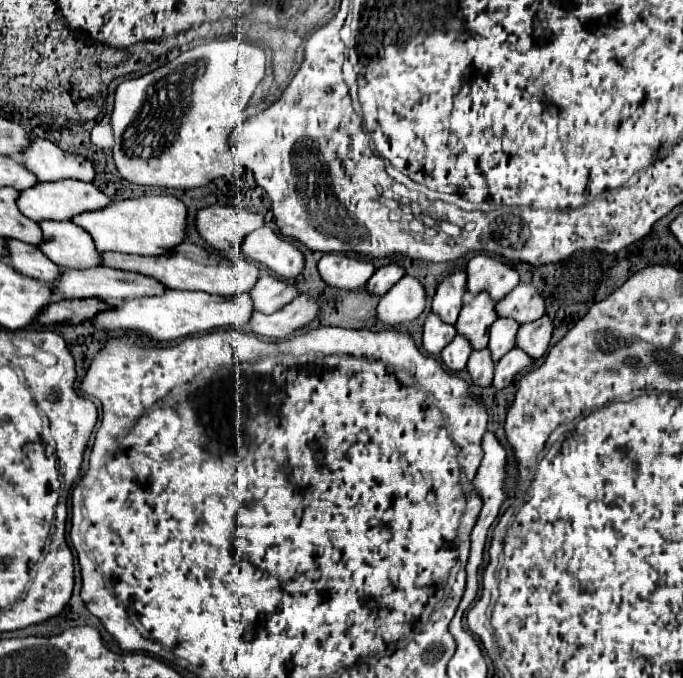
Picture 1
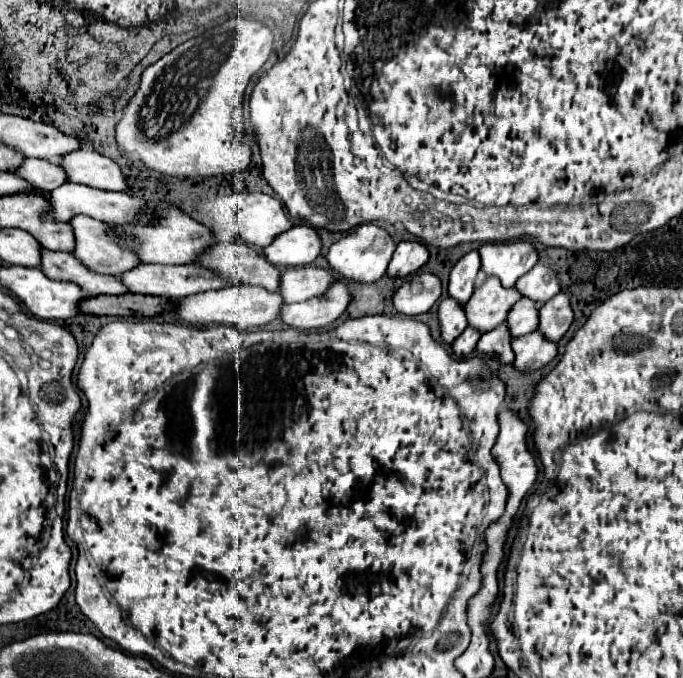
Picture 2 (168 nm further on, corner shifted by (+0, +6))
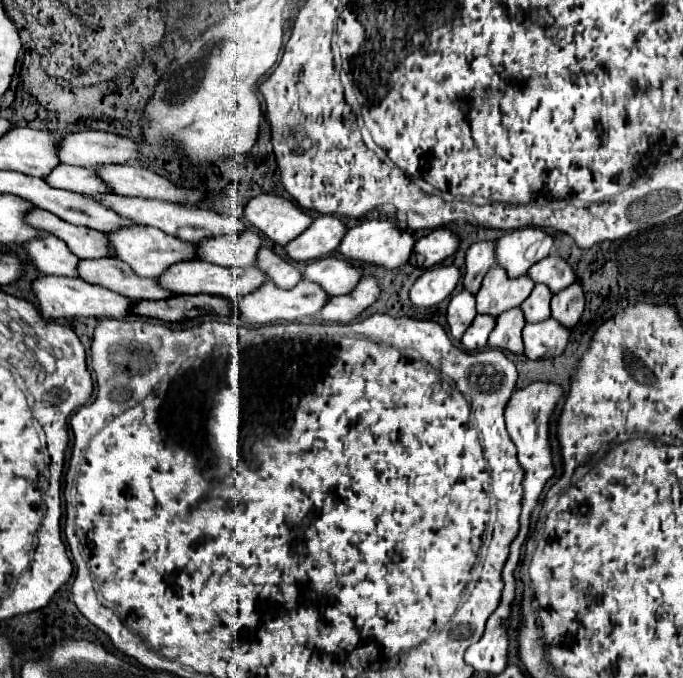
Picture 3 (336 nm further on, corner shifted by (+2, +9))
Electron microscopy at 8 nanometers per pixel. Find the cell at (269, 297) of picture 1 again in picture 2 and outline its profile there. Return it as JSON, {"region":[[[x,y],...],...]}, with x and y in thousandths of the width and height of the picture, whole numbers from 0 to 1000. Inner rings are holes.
{"region":[[[457,391],[419,397],[413,403],[407,432],[413,435],[416,447],[439,447],[471,435],[483,423],[483,417],[489,417],[489,409],[480,397],[466,397]]]}

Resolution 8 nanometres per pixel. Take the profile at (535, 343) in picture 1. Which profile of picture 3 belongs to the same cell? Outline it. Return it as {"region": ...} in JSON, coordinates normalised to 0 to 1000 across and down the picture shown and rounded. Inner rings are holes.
{"region":[[[840,416],[837,422],[811,434],[811,440],[808,440],[808,469],[814,469],[820,478],[837,484],[837,481],[846,478],[846,472],[855,460],[855,451],[858,451],[855,428],[852,428],[849,416]]]}

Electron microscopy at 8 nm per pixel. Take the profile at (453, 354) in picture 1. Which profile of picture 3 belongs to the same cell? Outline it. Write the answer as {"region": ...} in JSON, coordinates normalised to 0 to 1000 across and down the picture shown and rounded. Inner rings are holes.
{"region":[[[700,463],[691,475],[691,481],[682,487],[679,499],[676,499],[676,507],[682,516],[688,519],[697,519],[697,516],[706,516],[714,510],[714,496],[720,490],[726,478],[726,469],[714,466],[714,463]]]}

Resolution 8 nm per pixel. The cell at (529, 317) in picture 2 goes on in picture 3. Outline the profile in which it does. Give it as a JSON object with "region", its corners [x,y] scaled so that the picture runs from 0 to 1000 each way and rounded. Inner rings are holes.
{"region":[[[785,419],[779,434],[767,442],[767,448],[761,451],[767,457],[770,475],[794,475],[802,472],[808,457],[805,457],[805,442],[808,442],[808,431],[799,419]]]}

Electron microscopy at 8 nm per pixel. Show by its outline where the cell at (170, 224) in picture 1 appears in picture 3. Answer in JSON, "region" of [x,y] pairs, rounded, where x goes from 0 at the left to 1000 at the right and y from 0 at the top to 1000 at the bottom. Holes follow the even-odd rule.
{"region":[[[354,342],[340,348],[316,348],[299,354],[293,363],[293,383],[322,389],[322,392],[372,392],[378,369],[389,360],[381,345]]]}

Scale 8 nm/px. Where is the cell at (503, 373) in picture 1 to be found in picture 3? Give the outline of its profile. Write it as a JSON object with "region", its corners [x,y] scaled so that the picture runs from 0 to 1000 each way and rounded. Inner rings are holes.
{"region":[[[802,469],[788,478],[770,478],[767,481],[767,510],[770,510],[767,522],[776,531],[820,525],[835,501],[835,493],[837,487],[826,484],[811,469]]]}

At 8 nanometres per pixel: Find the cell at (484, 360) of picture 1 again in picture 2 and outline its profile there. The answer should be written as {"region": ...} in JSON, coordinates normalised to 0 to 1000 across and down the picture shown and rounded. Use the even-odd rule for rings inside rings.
{"region":[[[735,476],[726,485],[709,491],[697,509],[697,518],[706,524],[723,524],[735,538],[753,532],[753,521],[747,512],[747,491],[744,482]]]}

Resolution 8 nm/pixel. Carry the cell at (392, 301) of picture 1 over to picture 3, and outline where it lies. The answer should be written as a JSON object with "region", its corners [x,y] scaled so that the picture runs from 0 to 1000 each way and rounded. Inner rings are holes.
{"region":[[[638,392],[624,398],[603,422],[600,442],[609,451],[638,451],[653,442],[671,422],[676,401],[668,392]]]}

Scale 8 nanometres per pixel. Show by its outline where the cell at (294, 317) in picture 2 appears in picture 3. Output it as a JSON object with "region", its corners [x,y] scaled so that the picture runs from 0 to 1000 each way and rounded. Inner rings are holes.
{"region":[[[539,407],[527,413],[527,419],[518,425],[518,431],[486,440],[471,460],[466,463],[466,472],[474,475],[515,475],[524,469],[536,454],[542,454],[559,434],[559,425],[548,407]]]}

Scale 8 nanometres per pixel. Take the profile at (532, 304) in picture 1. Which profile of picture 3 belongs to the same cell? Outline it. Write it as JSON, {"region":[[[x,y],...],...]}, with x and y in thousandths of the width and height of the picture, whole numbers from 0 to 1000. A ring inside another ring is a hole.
{"region":[[[802,378],[791,386],[785,386],[773,398],[773,407],[788,419],[802,419],[811,434],[843,416],[843,404],[840,404],[837,392],[820,378]]]}

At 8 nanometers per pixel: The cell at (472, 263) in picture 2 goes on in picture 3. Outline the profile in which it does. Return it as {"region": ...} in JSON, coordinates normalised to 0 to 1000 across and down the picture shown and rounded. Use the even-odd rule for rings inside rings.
{"region":[[[697,357],[682,372],[679,422],[697,434],[706,422],[712,401],[726,389],[726,357]]]}

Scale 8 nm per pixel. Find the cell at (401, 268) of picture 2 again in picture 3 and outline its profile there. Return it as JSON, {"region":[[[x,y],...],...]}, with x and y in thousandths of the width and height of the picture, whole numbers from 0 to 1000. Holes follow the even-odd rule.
{"region":[[[656,336],[635,339],[609,357],[600,389],[612,395],[633,395],[650,386],[656,378],[662,378],[671,369],[671,363],[673,351],[662,339]]]}

